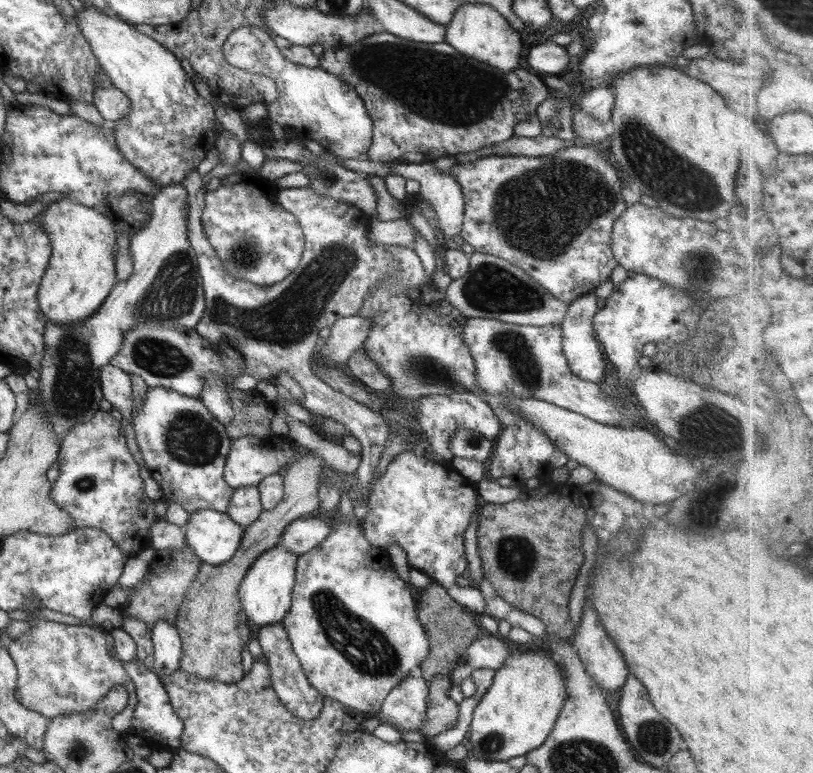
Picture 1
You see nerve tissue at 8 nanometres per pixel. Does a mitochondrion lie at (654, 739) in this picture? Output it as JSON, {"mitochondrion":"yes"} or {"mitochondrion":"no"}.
{"mitochondrion":"yes"}

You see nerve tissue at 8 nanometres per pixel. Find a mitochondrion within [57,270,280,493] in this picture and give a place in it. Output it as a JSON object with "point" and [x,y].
{"point":[190,438]}

